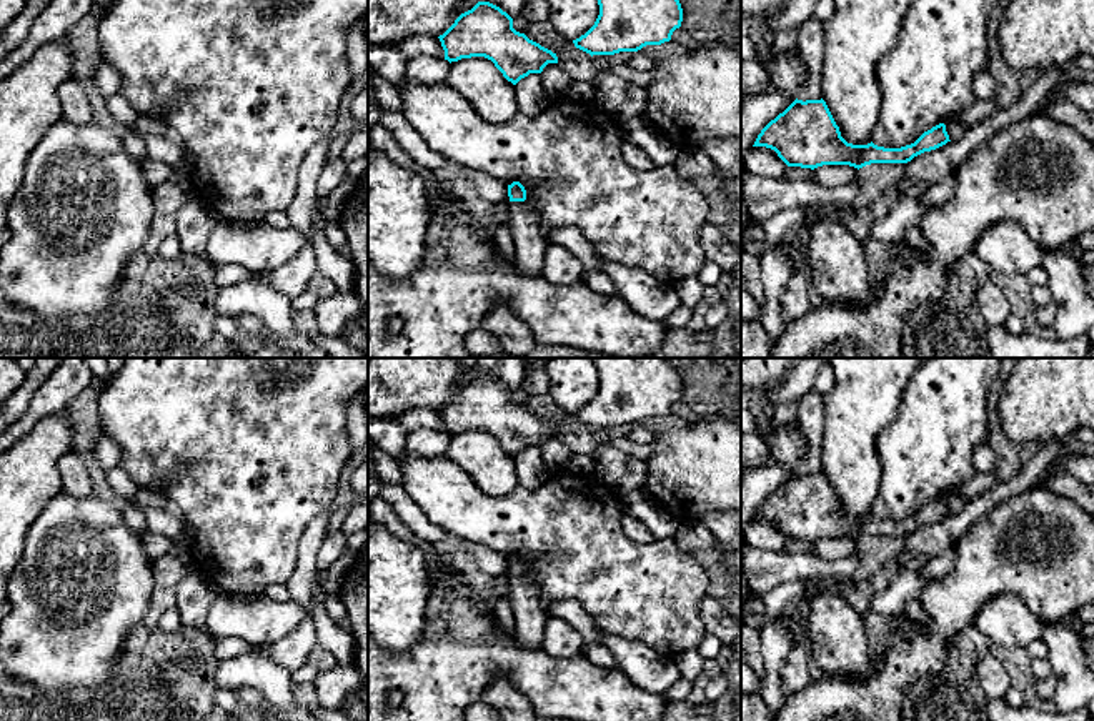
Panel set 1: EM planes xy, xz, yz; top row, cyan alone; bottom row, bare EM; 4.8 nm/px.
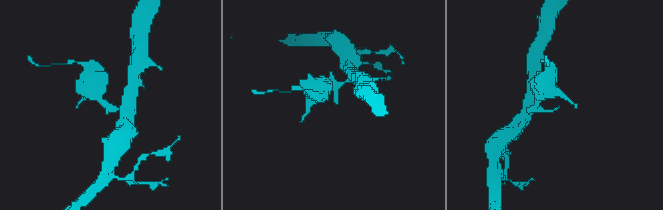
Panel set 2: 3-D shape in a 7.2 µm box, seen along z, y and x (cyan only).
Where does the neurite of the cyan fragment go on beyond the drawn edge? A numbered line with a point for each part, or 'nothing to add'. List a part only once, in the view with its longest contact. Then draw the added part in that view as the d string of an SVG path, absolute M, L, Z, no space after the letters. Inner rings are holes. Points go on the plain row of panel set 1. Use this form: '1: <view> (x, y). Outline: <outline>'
1: xz (528, 608). Outline: M510 574L510 603L515 614L516 638L526 648L540 648L548 614L538 581L530 574Z

